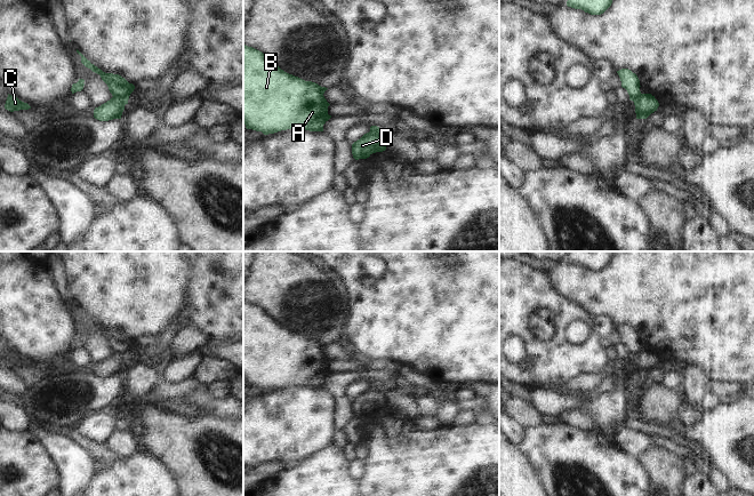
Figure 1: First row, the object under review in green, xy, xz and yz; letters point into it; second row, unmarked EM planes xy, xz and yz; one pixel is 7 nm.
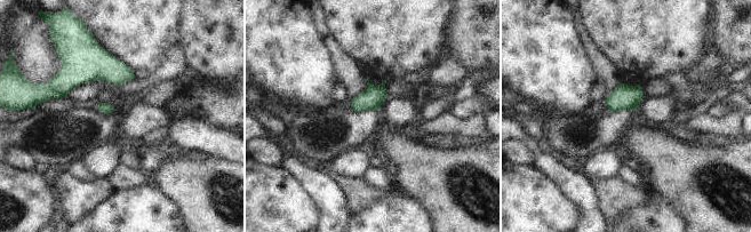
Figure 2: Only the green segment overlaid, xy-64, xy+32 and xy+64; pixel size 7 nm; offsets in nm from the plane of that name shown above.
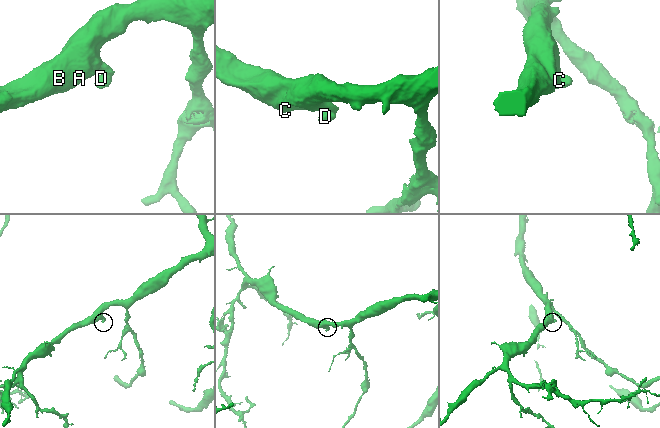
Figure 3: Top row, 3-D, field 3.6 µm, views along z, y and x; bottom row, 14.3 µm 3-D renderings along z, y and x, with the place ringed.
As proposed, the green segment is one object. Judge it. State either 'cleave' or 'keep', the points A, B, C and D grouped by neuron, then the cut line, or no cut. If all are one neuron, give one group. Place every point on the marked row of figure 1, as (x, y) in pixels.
cleave; A B C / D; cut in xy along (113, 96), (127, 100)

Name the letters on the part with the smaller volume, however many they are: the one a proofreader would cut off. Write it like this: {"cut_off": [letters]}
{"cut_off": ["D"]}

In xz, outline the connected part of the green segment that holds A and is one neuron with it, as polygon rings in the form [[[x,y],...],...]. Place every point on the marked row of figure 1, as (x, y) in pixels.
[[[243,43],[243,123],[247,129],[262,131],[264,135],[287,129],[323,131],[323,125],[331,118],[328,114],[330,104],[323,96],[327,89],[284,72],[262,51]]]

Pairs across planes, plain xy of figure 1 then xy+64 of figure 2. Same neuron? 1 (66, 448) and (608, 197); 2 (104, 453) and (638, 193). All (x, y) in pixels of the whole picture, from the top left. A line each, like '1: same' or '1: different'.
1: different
2: same

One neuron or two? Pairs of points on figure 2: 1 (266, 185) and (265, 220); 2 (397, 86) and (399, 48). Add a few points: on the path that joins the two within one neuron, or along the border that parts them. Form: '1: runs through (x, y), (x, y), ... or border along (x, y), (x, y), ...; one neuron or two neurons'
1: runs through (266, 193), (265, 212); one neuron
2: border along (400, 76), (388, 81); two neurons

